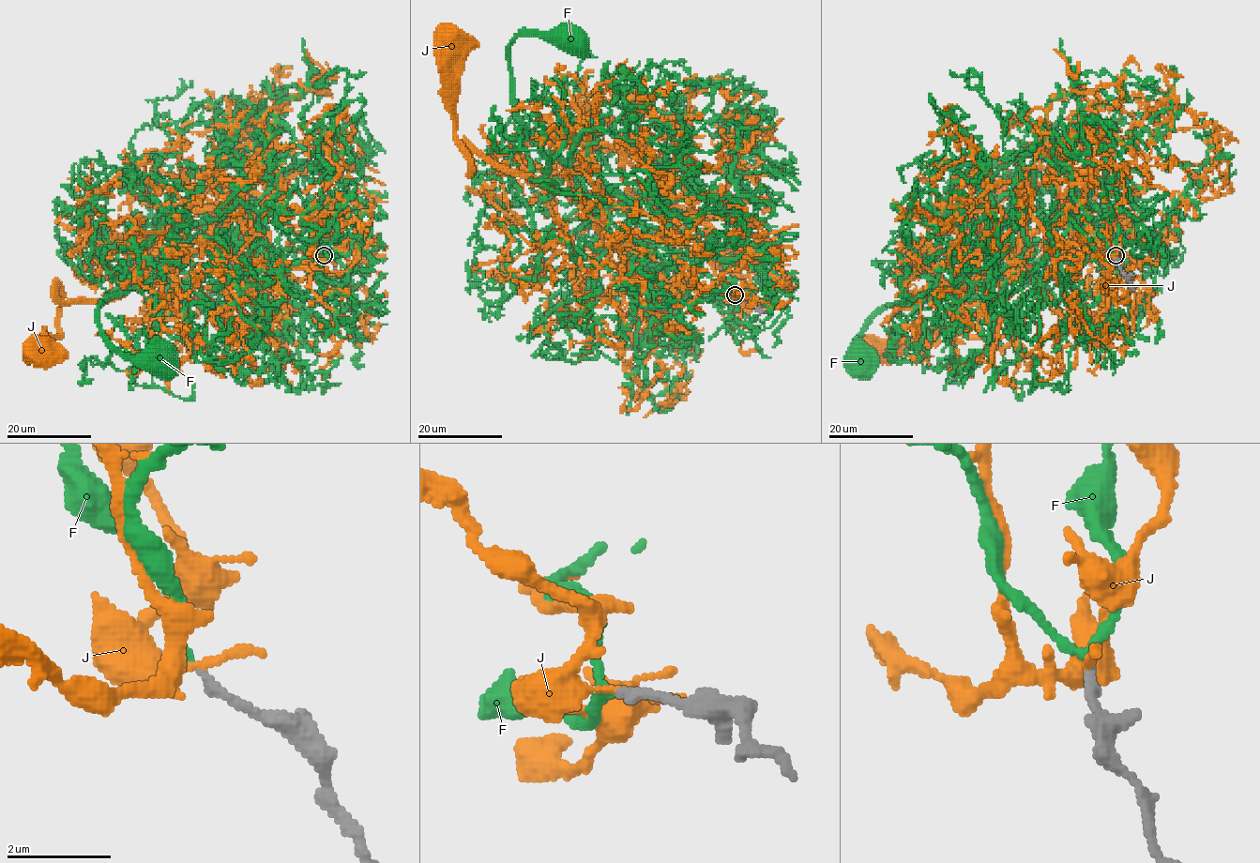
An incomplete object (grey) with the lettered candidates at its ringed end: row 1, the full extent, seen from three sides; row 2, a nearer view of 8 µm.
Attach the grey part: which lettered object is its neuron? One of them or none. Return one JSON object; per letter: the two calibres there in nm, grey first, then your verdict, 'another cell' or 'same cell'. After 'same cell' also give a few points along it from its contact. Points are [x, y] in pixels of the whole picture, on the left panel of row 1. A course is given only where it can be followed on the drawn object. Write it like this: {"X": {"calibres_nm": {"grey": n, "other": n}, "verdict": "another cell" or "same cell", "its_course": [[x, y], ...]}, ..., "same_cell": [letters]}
{"F": {"calibres_nm": {"grey": 180, "other": 170}, "verdict": "same cell", "its_course": [[323, 256], [296, 207], [276, 220], [182, 225], [155, 268], [98, 311], [110, 344], [158, 358]]}, "J": {"calibres_nm": {"grey": 180, "other": 240}, "verdict": "another cell"}, "same_cell": ["F"]}

